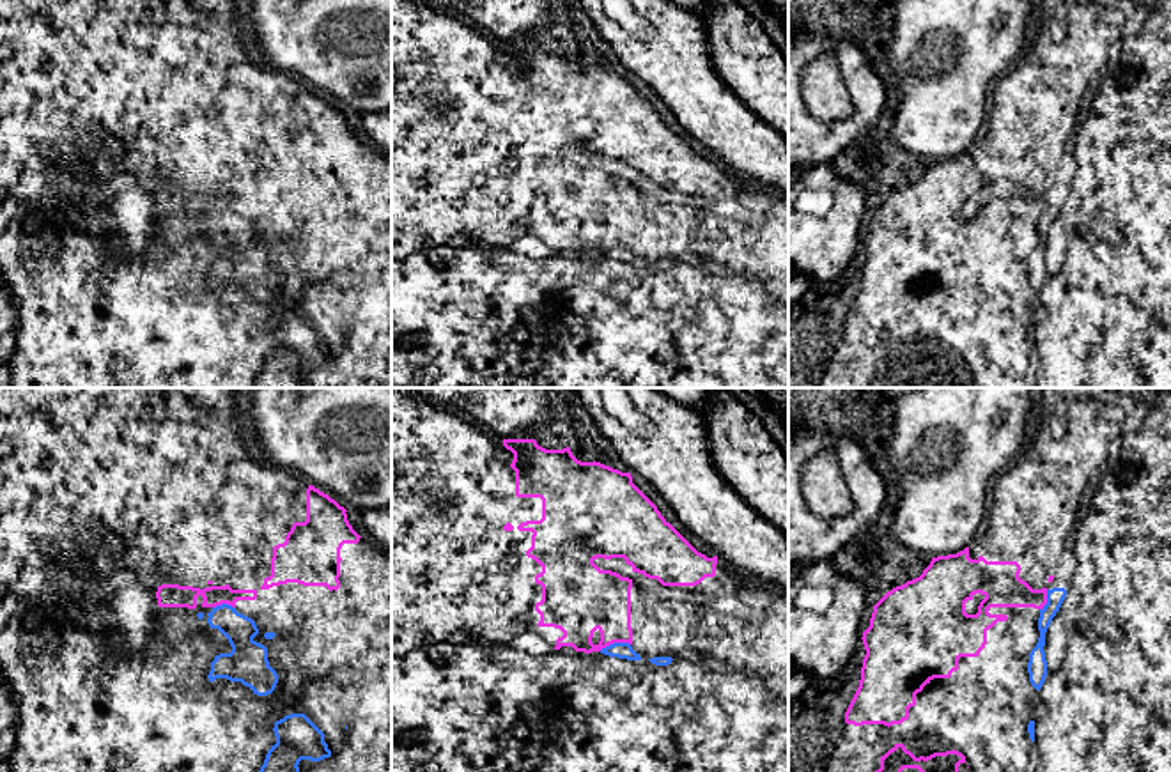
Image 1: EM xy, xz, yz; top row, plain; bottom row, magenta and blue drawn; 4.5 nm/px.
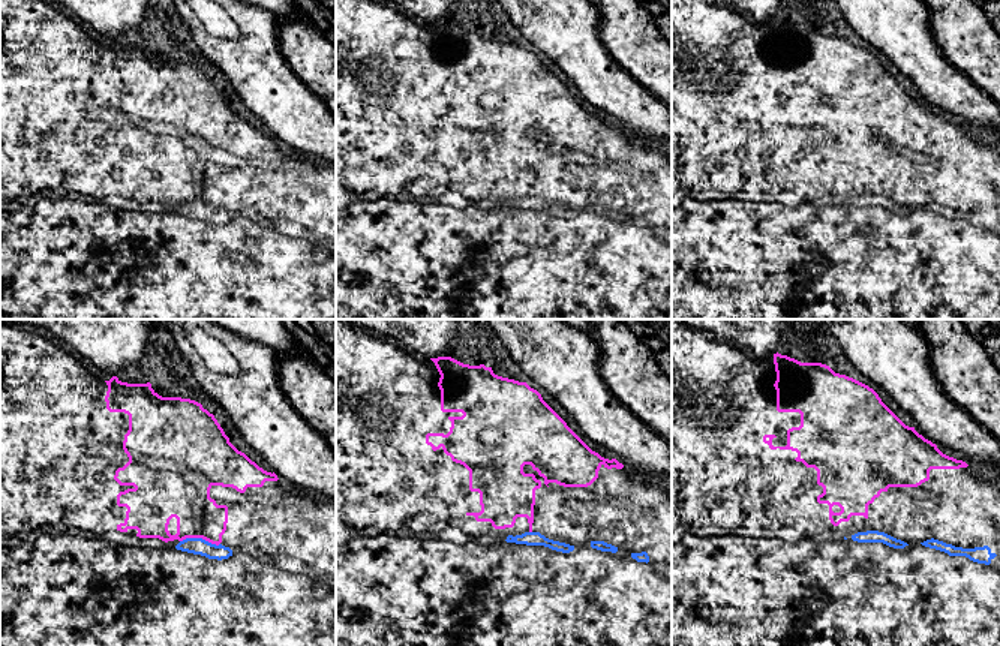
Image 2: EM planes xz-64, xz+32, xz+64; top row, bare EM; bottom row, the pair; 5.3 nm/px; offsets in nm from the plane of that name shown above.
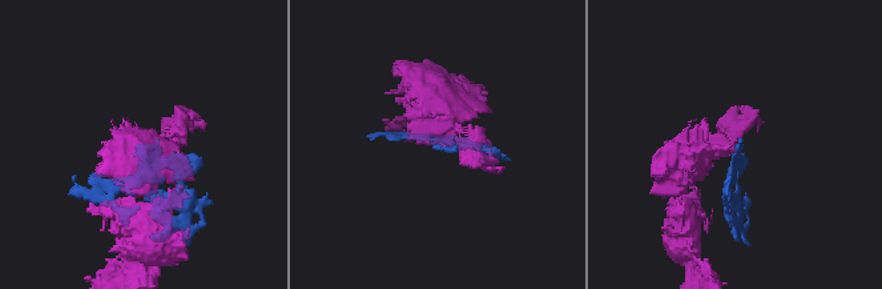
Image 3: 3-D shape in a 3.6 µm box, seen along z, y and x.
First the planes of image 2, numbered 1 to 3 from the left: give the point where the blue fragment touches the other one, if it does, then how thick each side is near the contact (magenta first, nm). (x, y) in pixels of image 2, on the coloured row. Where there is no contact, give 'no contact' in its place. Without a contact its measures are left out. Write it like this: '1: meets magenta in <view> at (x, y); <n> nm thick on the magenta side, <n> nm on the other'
1: meets magenta in xz-64 at (200, 537); 280 nm thick on the magenta side, 90 nm on the other
2: no contact
3: no contact

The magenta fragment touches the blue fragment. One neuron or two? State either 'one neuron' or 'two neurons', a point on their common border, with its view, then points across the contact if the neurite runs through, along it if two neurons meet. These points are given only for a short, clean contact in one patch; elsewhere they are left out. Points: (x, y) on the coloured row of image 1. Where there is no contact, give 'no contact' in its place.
two neurons; meets magenta in xz at (613, 641); border along xz (629, 643), (610, 643), (599, 650)

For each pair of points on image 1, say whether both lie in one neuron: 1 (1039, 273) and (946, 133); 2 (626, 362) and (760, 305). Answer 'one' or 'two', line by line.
1: two
2: one

